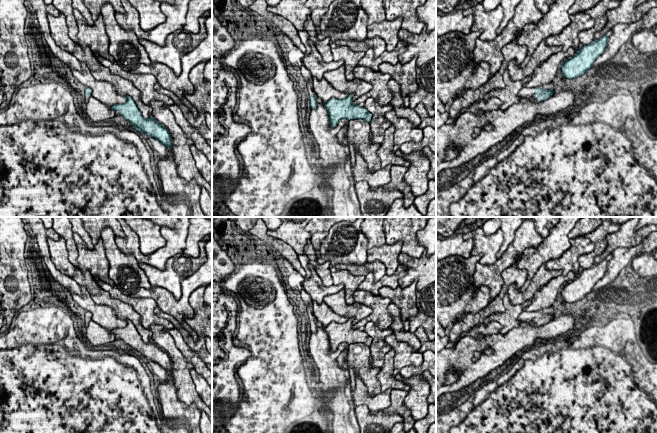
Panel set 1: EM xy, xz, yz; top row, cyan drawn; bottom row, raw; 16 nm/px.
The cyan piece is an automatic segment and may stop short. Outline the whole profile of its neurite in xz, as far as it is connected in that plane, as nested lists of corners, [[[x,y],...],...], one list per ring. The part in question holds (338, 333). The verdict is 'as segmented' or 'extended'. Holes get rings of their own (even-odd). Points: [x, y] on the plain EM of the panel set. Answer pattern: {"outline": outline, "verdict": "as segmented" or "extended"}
{"outline": [[[349,318],[344,323],[331,322],[325,327],[328,334],[330,350],[335,351],[341,343],[353,344],[363,343],[370,347],[372,338],[364,331],[353,327],[354,318]]], "verdict": "as segmented"}

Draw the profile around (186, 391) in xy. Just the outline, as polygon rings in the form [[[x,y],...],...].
[[[151,325],[149,329],[152,335],[152,341],[162,348],[169,356],[172,367],[174,384],[177,389],[178,400],[185,405],[195,404],[197,409],[204,411],[210,420],[212,420],[212,411],[202,401],[196,391],[190,371],[194,366],[186,360],[181,351],[176,347],[174,339],[169,331],[165,331],[161,325]]]

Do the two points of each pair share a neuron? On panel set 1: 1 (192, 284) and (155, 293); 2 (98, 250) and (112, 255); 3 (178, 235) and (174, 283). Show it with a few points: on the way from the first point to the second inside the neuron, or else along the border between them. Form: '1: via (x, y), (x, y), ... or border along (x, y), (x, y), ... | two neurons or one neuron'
1: via (186, 294), (179, 302), (167, 302), (165, 300) | one neuron
2: border along (100, 237), (108, 261), (109, 275) | two neurons
3: border along (181, 252), (171, 256), (163, 269), (156, 267) | two neurons

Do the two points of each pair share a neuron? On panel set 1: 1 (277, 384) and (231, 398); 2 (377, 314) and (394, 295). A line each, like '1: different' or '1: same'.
1: different
2: different

